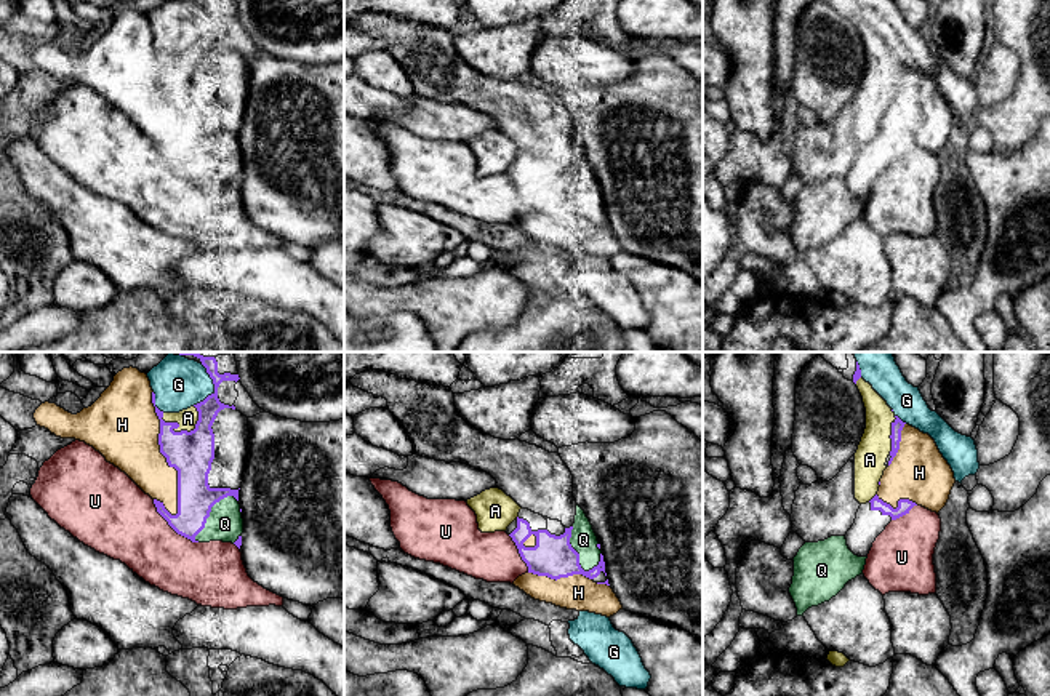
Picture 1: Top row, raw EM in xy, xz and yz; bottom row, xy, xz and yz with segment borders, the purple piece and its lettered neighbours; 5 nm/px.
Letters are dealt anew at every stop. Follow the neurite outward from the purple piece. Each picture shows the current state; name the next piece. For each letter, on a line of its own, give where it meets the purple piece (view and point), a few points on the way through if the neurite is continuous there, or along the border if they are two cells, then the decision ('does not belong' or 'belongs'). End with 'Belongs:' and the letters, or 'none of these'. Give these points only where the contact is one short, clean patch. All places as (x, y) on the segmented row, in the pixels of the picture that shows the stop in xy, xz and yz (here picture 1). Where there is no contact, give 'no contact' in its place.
A: xy (176, 428) | belongs
G: xy (215, 388) | does not belong
H: xy (162, 453) | does not belong
Q: xz (575, 551) | does not belong
U: xy (172, 527) | does not belong
Belongs: A

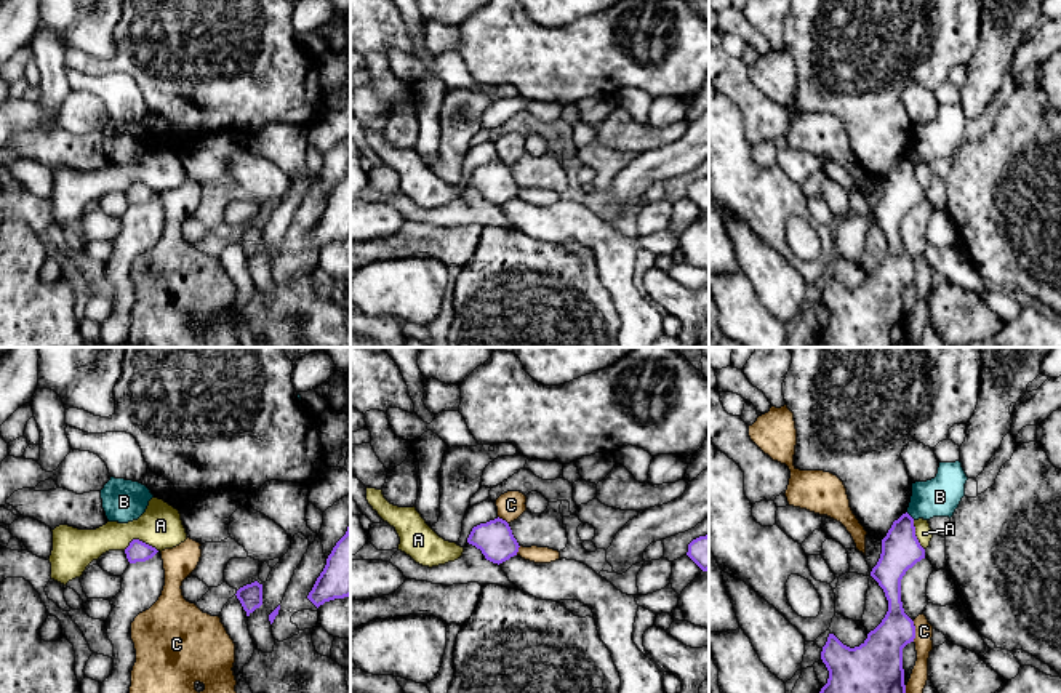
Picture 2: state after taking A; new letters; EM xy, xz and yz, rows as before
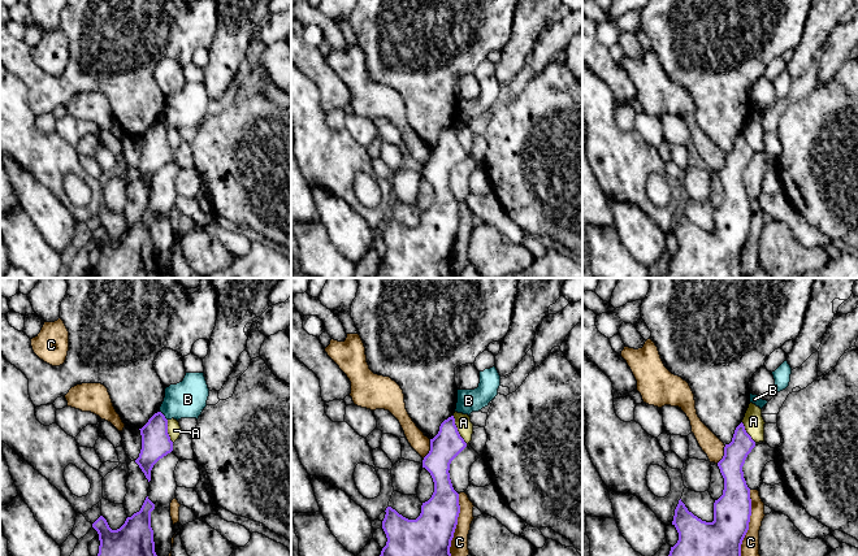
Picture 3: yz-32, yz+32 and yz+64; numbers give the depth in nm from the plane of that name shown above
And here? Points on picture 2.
A: xy (141, 541) | along xy (124, 549), (133, 540), (141, 540), (157, 551) | does not belong
B: yz (909, 516) | does not belong
C: yz (914, 631) | does not belong
Belongs: none of these

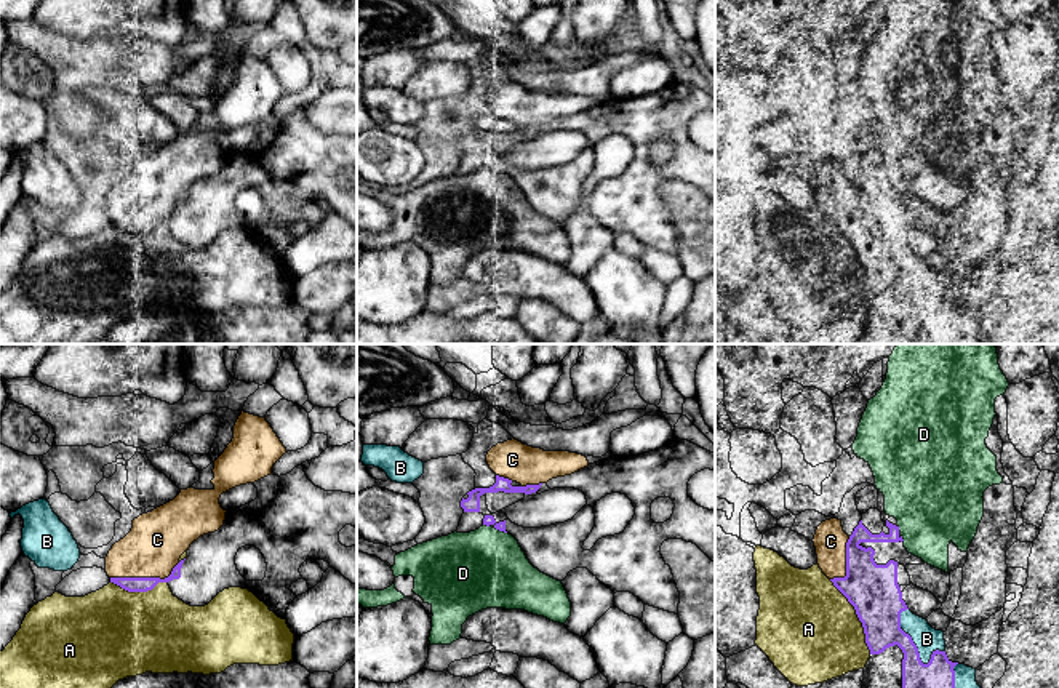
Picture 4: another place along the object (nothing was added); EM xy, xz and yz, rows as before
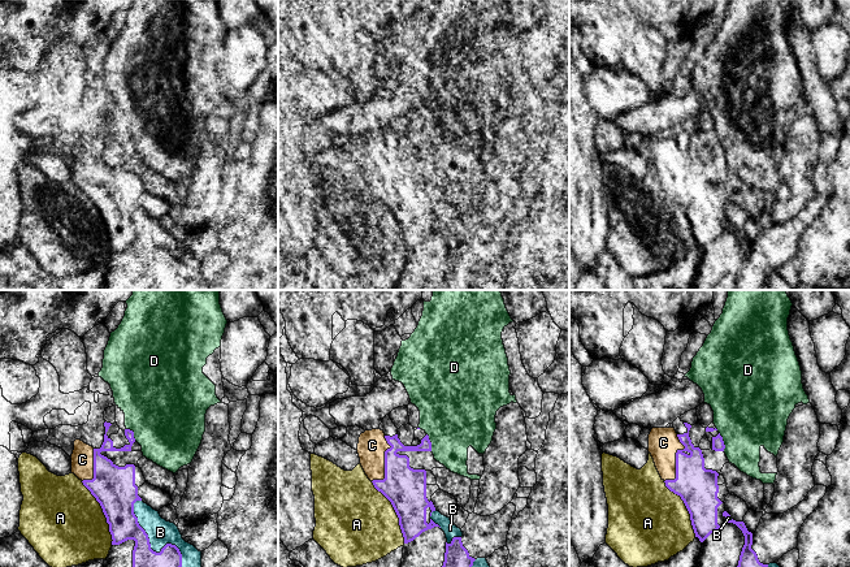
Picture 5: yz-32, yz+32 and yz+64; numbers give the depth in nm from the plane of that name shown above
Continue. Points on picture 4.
A: yz (858, 616) | does not belong
B: yz (911, 637) | does not belong
C: xy (146, 578) | belongs
D: xz (501, 530) | does not belong
Belongs: C

